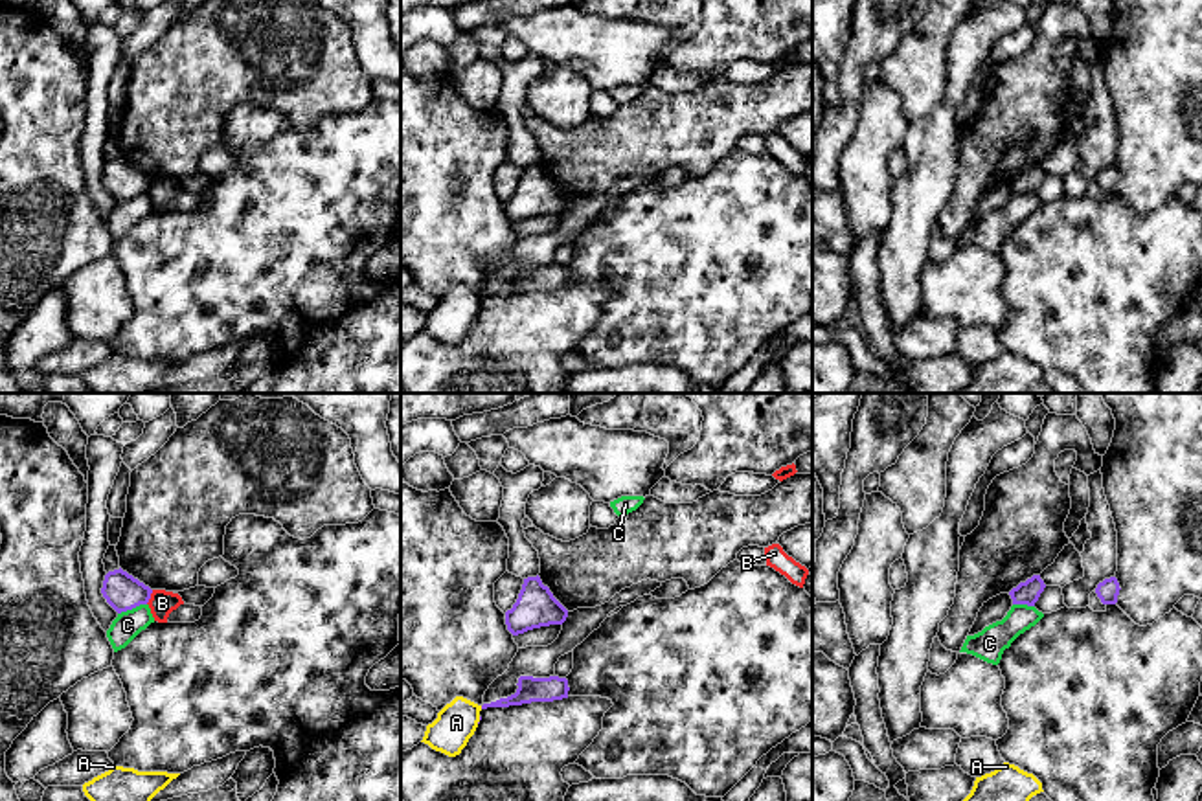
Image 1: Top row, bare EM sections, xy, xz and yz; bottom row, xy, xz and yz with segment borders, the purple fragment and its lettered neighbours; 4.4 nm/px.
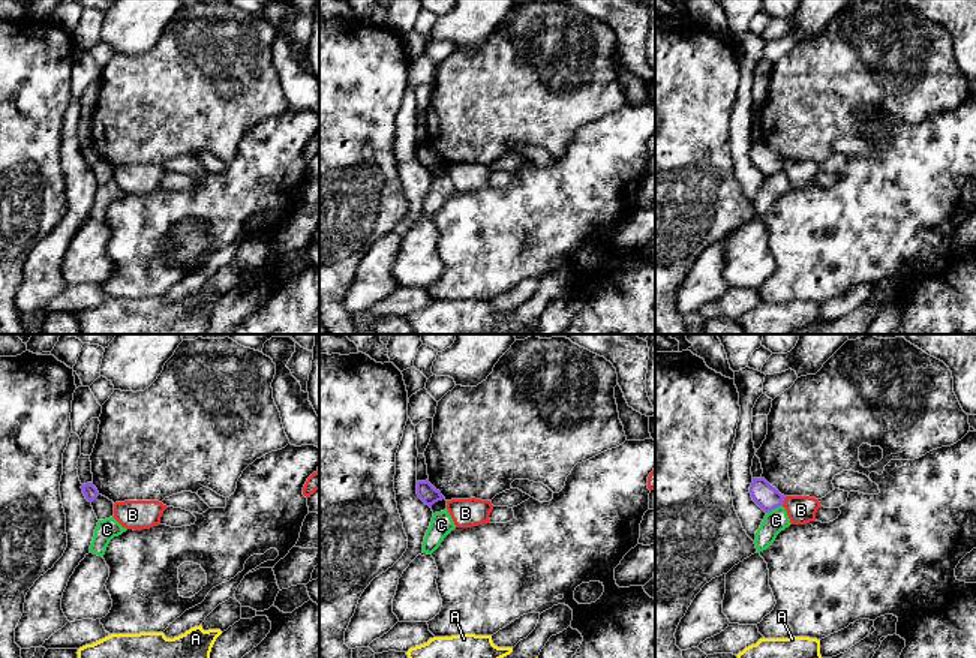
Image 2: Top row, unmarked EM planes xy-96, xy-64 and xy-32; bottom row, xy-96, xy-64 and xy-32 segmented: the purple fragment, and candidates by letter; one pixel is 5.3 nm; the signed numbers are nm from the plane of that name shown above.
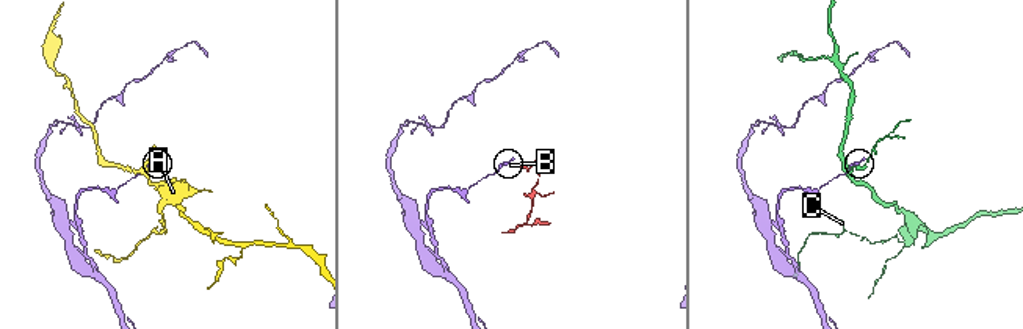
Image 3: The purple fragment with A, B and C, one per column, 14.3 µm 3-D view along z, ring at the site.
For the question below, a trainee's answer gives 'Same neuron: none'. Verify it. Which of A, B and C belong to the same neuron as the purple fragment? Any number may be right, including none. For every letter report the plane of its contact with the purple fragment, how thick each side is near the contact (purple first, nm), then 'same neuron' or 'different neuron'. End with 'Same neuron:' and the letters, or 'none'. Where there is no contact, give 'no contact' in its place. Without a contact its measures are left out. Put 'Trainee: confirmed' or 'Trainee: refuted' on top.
Trainee: confirmed
A: meets purple in xz; 20 nm thick on the purple side, 180 nm on the other; different neuron
B: meets purple in xy; 160 nm thick on the purple side, 110 nm on the other; different neuron
C: meets purple in xy; 160 nm thick on the purple side, 120 nm on the other; different neuron
Same neuron: none

